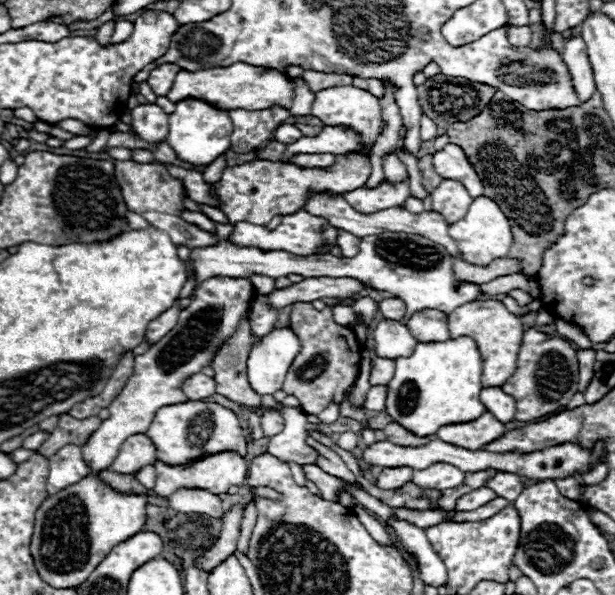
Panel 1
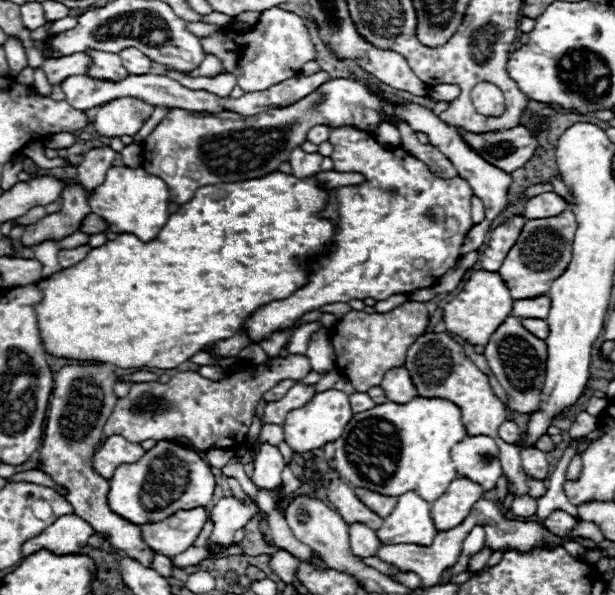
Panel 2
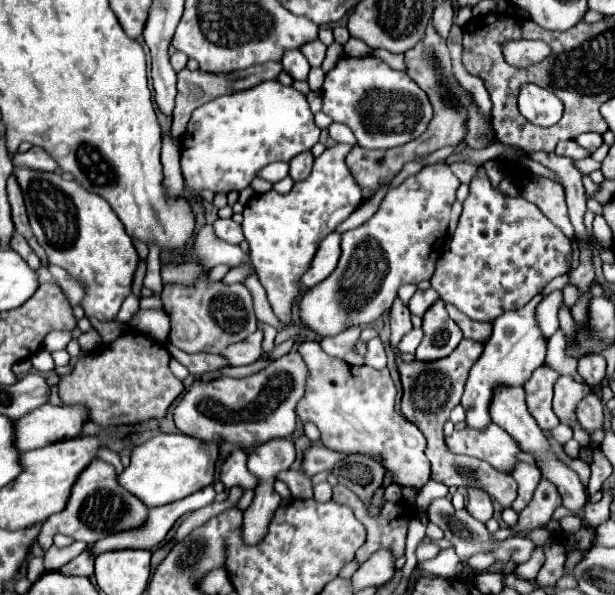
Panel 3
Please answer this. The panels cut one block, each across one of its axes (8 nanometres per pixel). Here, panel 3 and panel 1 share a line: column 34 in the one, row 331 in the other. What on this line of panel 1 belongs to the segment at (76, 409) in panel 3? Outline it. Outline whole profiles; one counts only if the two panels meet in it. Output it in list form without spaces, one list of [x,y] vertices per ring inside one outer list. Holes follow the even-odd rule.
[[[426,308],[418,314],[414,314],[406,326],[418,342],[444,342],[450,338],[448,316],[440,310]]]

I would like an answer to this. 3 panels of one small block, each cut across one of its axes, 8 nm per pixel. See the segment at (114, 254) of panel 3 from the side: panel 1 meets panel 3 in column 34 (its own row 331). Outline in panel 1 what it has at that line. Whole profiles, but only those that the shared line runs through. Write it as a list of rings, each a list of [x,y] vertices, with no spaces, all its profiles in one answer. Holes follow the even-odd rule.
[[[212,276],[200,282],[200,286],[194,290],[190,306],[180,312],[174,330],[170,330],[170,334],[154,344],[146,354],[136,358],[134,374],[110,406],[110,418],[100,424],[100,428],[82,448],[82,456],[92,472],[106,470],[118,456],[120,444],[126,438],[134,434],[146,434],[158,408],[188,400],[182,390],[182,382],[212,364],[222,344],[238,330],[240,320],[248,318],[250,302],[254,300],[254,296],[256,290],[248,278]]]

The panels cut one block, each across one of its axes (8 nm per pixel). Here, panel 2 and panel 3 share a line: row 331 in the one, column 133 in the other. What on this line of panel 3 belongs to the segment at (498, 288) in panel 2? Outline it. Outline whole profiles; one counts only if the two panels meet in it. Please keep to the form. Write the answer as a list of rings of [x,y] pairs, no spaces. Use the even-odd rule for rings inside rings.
[[[158,434],[132,448],[130,466],[118,474],[120,486],[140,498],[148,508],[182,500],[214,482],[218,444],[184,434]]]

